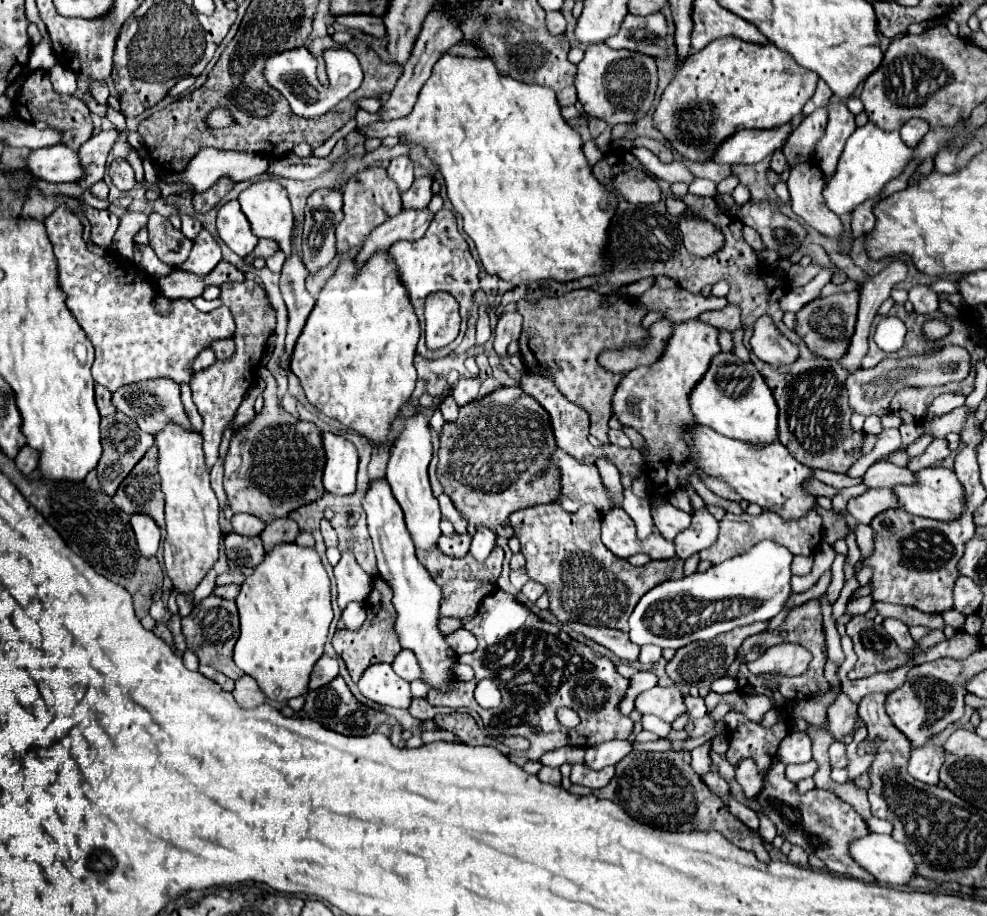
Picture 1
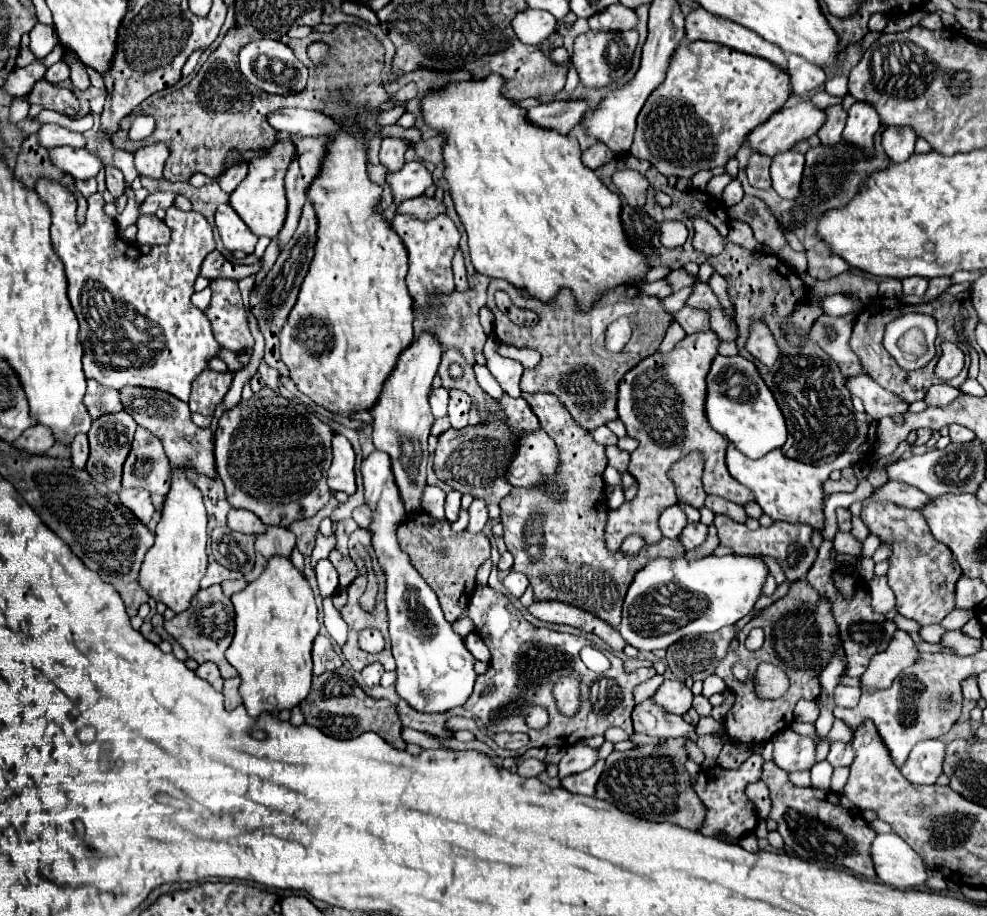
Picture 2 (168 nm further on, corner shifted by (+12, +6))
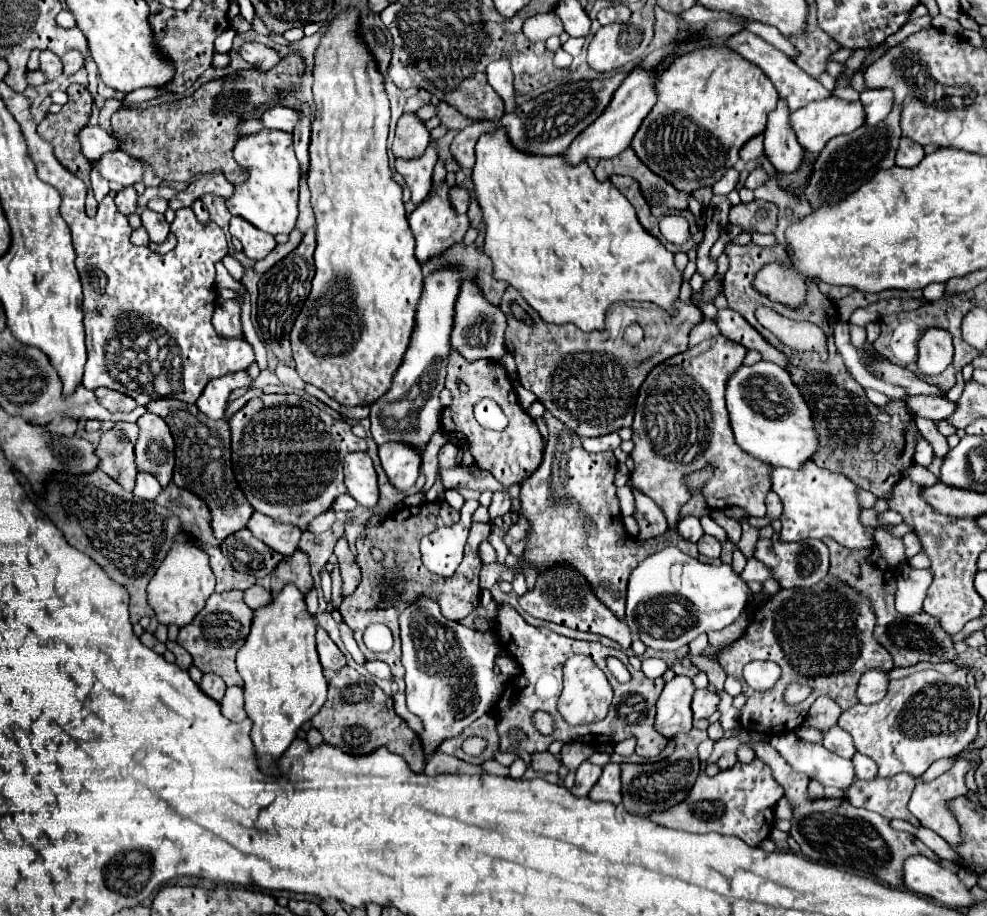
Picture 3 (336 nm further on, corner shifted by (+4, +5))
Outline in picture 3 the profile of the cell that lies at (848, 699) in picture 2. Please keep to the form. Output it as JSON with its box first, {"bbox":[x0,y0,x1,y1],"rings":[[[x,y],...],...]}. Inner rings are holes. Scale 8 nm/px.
{"bbox":[858,669,888,705],"rings":[[[882,669],[866,671],[860,677],[860,683],[858,683],[858,701],[864,703],[864,705],[876,703],[876,701],[880,701],[884,697],[886,687],[888,687],[886,671],[882,671]]]}

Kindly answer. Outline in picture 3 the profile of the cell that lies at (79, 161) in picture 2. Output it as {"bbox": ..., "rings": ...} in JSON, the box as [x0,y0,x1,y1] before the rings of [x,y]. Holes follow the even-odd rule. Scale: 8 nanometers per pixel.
{"bbox":[90,151,142,185],"rings":[[[110,151],[96,161],[90,161],[92,169],[100,171],[100,175],[108,181],[116,181],[120,185],[136,185],[142,179],[142,163],[136,157],[130,157],[124,151]]]}

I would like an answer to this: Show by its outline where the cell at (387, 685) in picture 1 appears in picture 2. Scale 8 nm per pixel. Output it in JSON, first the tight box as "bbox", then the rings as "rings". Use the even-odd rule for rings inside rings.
{"bbox":[362,662,384,686],"rings":[[[374,662],[374,664],[368,664],[364,670],[362,670],[362,678],[368,686],[378,686],[380,682],[380,676],[384,674],[384,666],[380,662]]]}

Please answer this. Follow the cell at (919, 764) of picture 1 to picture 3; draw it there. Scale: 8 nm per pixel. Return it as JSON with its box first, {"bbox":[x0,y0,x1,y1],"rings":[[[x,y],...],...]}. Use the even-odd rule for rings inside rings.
{"bbox":[910,757,968,843],"rings":[[[956,757],[956,761],[954,761],[954,765],[952,765],[952,769],[948,769],[946,773],[942,773],[940,777],[936,777],[936,779],[932,779],[932,781],[924,781],[922,777],[916,777],[916,787],[914,787],[914,793],[912,793],[912,797],[910,797],[910,811],[912,811],[912,815],[916,815],[918,817],[918,821],[924,825],[924,827],[928,827],[928,829],[932,829],[932,831],[936,831],[942,839],[946,839],[948,843],[958,843],[960,839],[958,839],[958,823],[956,823],[956,819],[952,817],[952,813],[948,811],[948,807],[946,807],[946,803],[952,799],[952,797],[956,797],[956,795],[966,795],[968,793],[968,789],[966,789],[966,785],[964,785],[964,773],[968,771],[968,759],[964,759],[964,757]]]}

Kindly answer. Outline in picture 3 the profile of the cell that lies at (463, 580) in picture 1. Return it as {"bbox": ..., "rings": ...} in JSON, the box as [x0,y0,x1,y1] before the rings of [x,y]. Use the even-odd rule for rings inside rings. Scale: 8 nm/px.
{"bbox":[340,501,492,679],"rings":[[[436,501],[436,503],[422,503],[418,507],[402,507],[400,511],[396,511],[394,515],[388,515],[382,519],[382,523],[378,527],[368,527],[362,531],[362,535],[356,541],[356,561],[362,567],[362,581],[358,585],[358,589],[348,595],[344,599],[344,603],[340,605],[340,615],[344,619],[344,623],[354,631],[354,639],[360,645],[360,651],[364,653],[366,661],[386,661],[392,667],[392,675],[394,679],[402,679],[404,677],[404,667],[400,663],[400,629],[398,629],[398,615],[402,609],[406,609],[410,605],[410,601],[414,601],[418,595],[428,595],[432,599],[436,599],[442,607],[444,617],[452,619],[452,621],[462,621],[464,617],[468,617],[478,605],[480,605],[480,585],[478,585],[478,573],[482,569],[482,561],[478,557],[478,545],[482,541],[488,541],[492,525],[490,523],[474,523],[468,535],[468,543],[466,543],[466,553],[464,559],[458,567],[458,571],[444,579],[432,571],[428,571],[422,565],[420,559],[420,539],[428,533],[432,533],[438,527],[444,525],[452,525],[456,523],[460,517],[458,511],[454,511],[446,501]],[[378,547],[384,551],[386,559],[384,563],[378,563],[372,559],[370,549]],[[370,623],[384,623],[392,629],[394,633],[394,647],[388,653],[372,653],[364,647],[362,643],[362,633]]]}

